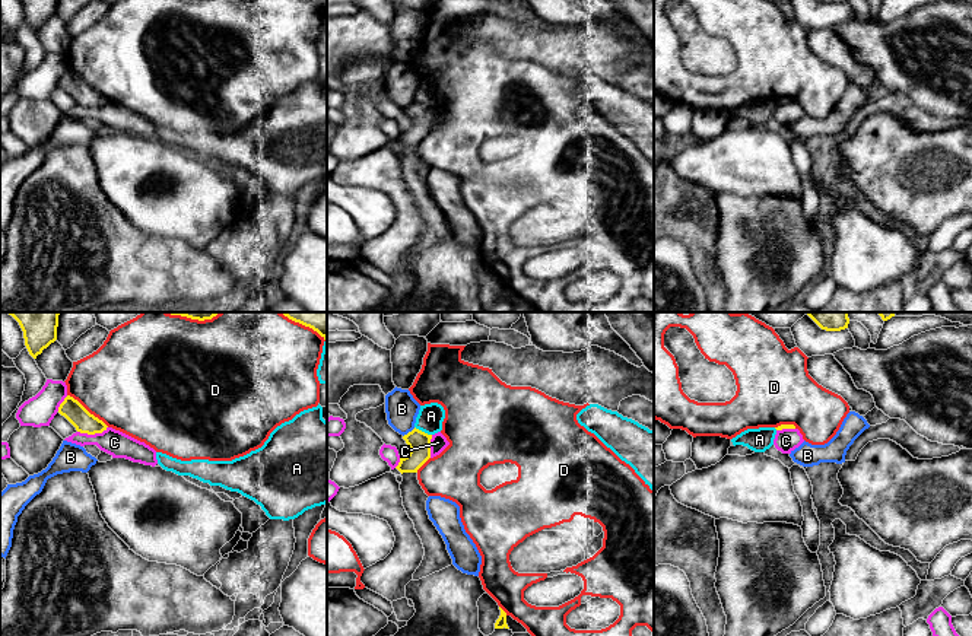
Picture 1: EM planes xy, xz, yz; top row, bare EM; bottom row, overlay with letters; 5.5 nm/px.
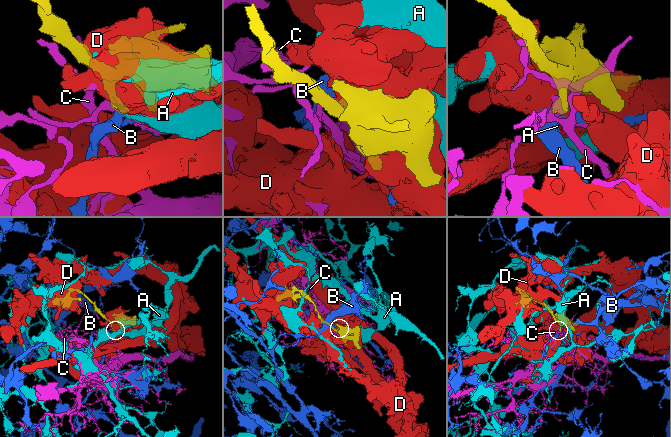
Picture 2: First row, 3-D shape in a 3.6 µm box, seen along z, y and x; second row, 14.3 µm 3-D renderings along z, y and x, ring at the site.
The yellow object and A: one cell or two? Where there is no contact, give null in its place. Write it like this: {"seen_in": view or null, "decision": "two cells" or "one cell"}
{"seen_in": "xz", "decision": "two cells"}

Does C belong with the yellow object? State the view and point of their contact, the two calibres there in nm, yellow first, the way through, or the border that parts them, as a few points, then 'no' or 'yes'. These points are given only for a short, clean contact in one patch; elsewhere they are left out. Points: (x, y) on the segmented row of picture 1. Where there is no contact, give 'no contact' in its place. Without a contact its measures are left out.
meets yellow in xy at (92, 433); 120 nm thick on the yellow side, 140 nm on the other; border along xy (107, 426), (101, 432), (94, 433), (80, 433), (78, 431); no

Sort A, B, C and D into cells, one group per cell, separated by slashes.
A / B / C / D

